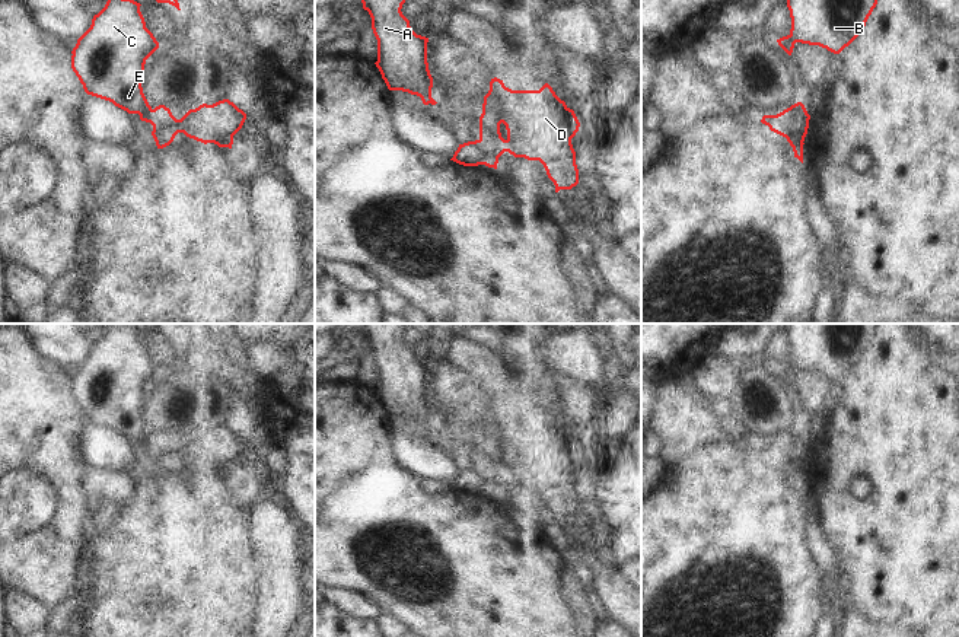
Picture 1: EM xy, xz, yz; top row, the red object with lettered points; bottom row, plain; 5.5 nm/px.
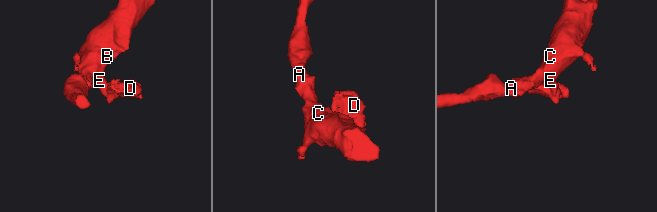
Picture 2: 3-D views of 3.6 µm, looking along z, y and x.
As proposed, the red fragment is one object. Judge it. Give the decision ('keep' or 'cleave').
cleave

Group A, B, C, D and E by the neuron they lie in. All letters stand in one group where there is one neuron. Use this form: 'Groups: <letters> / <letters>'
Groups: A B C E / D

